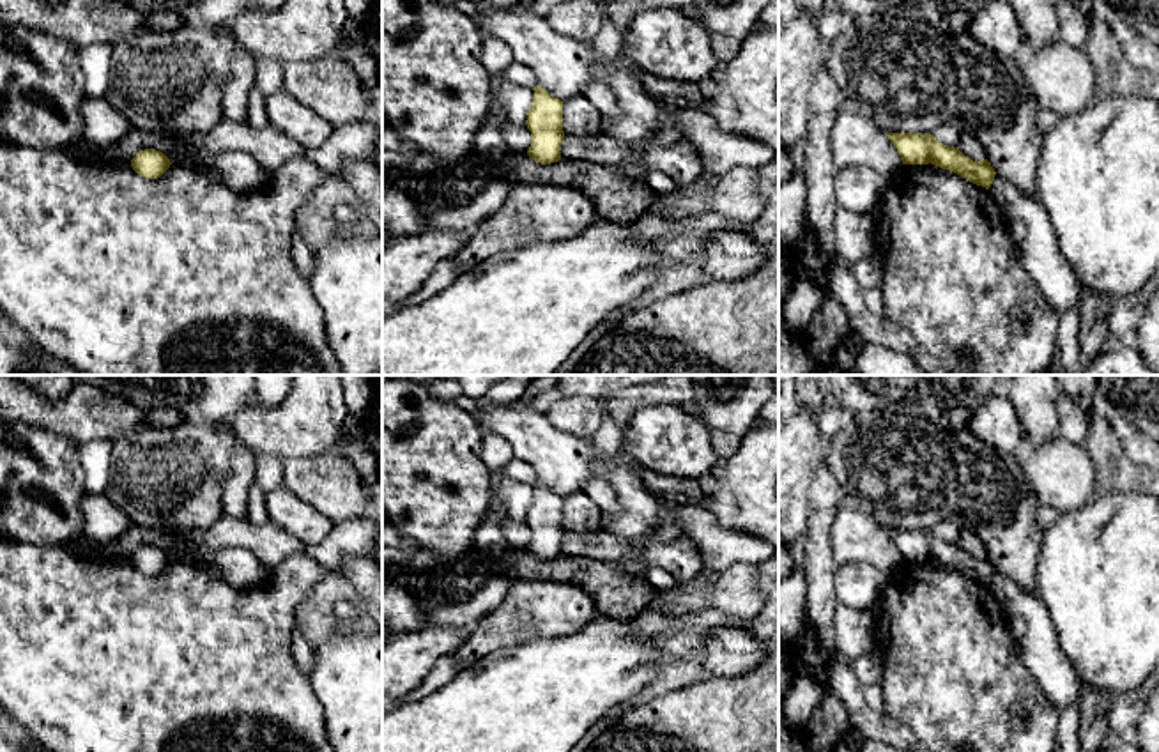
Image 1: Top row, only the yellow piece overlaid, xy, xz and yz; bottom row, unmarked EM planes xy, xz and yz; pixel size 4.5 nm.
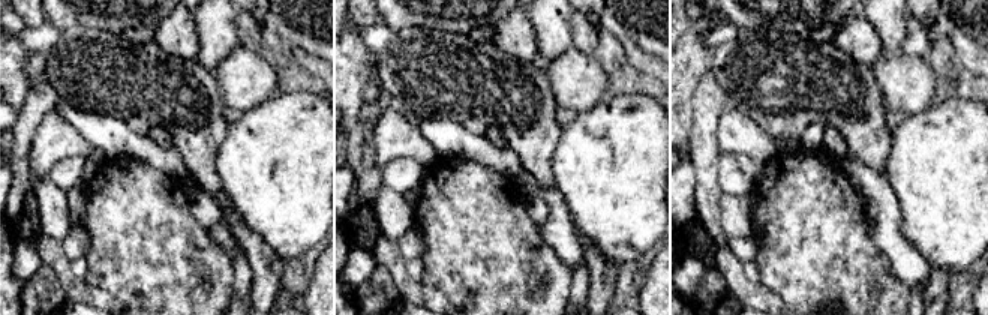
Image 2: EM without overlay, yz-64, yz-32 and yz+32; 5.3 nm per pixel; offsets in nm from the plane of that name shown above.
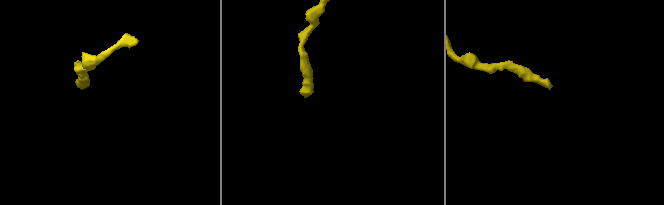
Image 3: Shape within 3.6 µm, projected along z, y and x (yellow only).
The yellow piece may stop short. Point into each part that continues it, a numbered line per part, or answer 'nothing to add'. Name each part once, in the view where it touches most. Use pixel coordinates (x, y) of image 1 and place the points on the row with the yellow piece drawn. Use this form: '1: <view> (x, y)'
nothing to add

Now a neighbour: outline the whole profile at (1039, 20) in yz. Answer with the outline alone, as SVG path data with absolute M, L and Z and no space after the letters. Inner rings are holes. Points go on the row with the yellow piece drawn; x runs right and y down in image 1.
M1007 0L1014 9L1023 28L1025 53L1035 53L1048 48L1058 39L1058 12L1060 0Z

